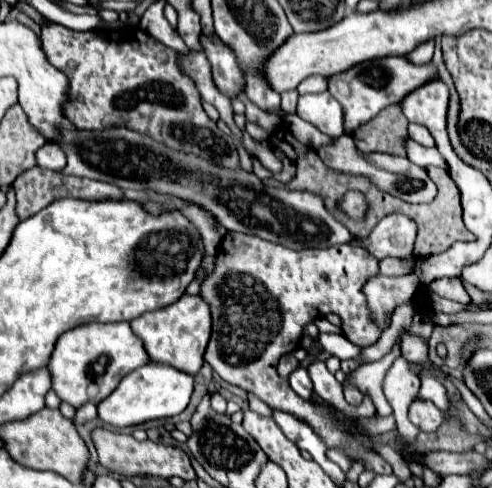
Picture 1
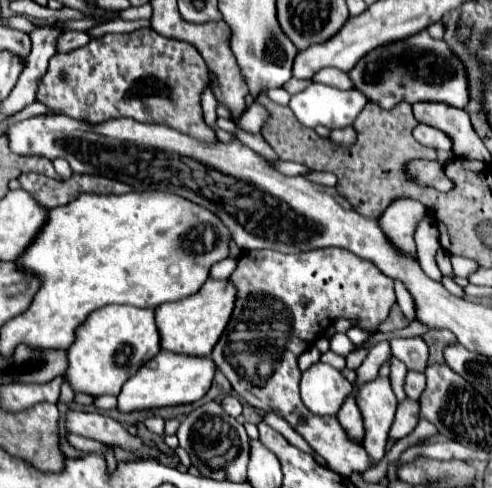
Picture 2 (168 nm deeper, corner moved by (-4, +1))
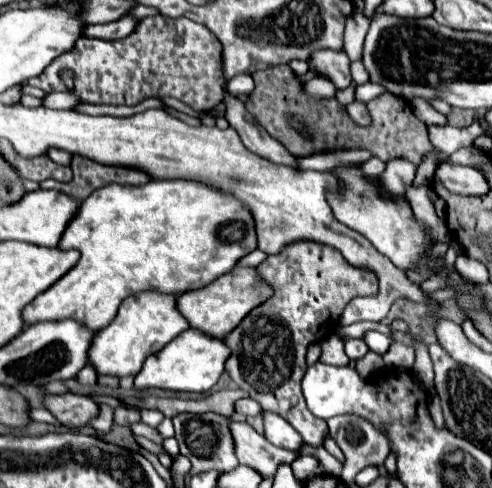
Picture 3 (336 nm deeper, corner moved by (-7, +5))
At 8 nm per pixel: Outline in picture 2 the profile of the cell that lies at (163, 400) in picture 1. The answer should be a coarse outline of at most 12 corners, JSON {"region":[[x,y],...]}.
{"region":[[161,350],[121,388],[117,410],[191,404],[215,364]]}

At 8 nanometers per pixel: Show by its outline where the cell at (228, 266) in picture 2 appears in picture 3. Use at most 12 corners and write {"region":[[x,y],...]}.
{"region":[[254,250],[244,260],[240,266],[258,266],[266,260],[268,254],[262,250]]}

